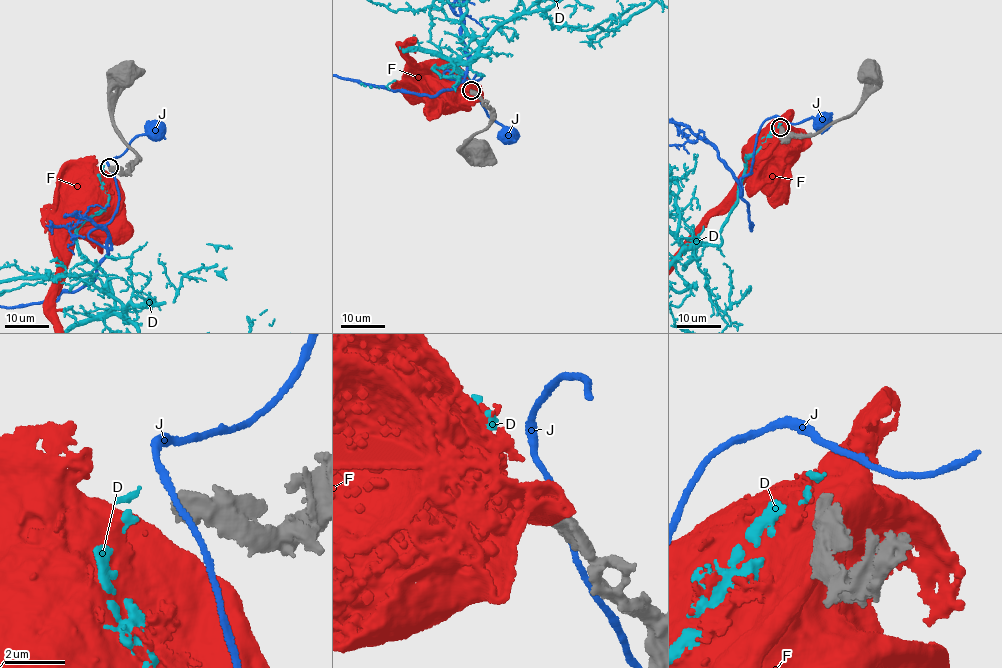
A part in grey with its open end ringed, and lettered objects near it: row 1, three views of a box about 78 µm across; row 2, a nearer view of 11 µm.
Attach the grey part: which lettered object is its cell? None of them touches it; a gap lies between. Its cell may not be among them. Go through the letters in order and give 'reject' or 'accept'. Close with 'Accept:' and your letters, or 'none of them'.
D: accept
F: reject
J: reject
Accept: D

